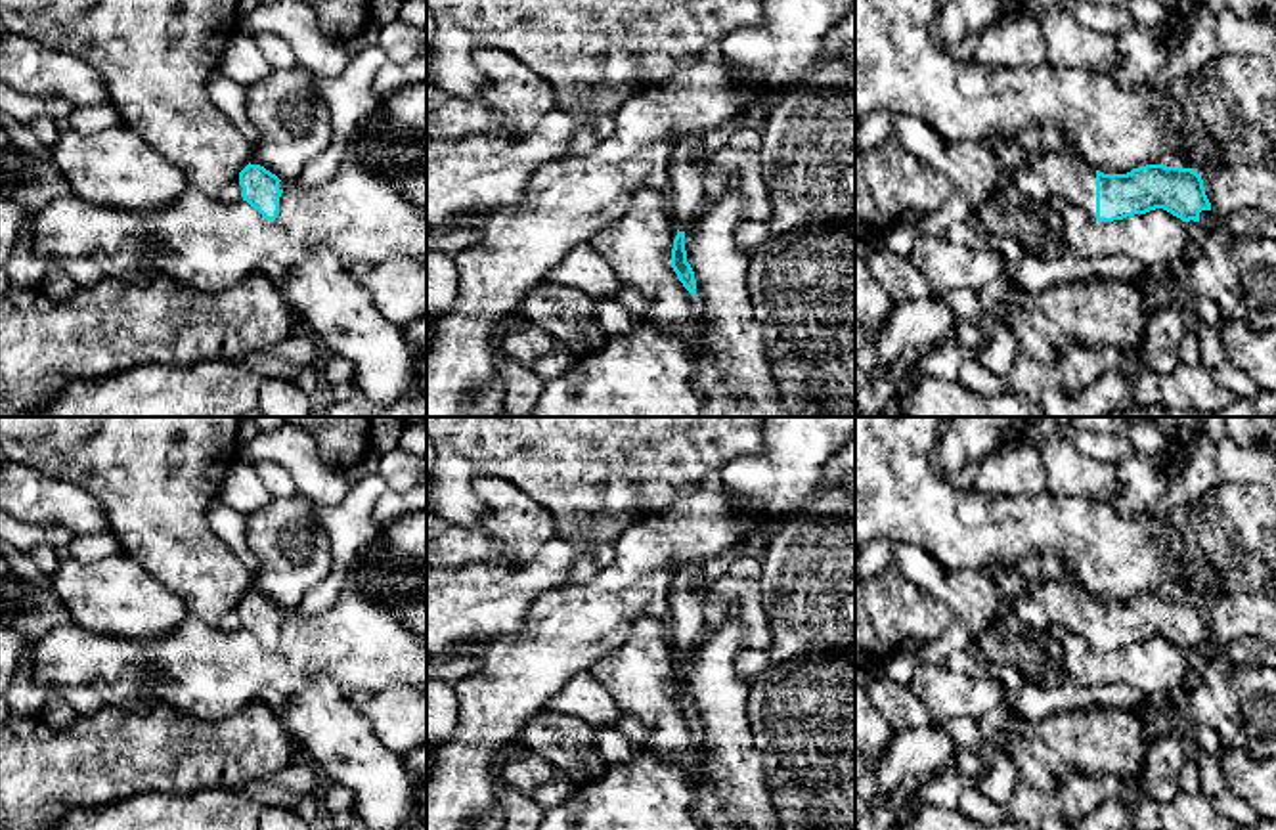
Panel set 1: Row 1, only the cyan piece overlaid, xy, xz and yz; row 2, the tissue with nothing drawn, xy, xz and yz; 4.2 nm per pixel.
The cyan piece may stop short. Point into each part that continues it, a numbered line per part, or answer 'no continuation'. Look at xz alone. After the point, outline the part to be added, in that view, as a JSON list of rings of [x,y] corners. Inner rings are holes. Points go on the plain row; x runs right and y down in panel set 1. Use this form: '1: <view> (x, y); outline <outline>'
1: xz (687, 591); outline [[[685,560],[675,564],[668,589],[671,648],[679,660],[708,637],[706,591],[708,578],[702,572],[702,560]]]

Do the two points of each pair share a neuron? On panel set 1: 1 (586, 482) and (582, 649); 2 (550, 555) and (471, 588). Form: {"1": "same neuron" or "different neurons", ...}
{"1": "different neurons", "2": "same neuron"}

